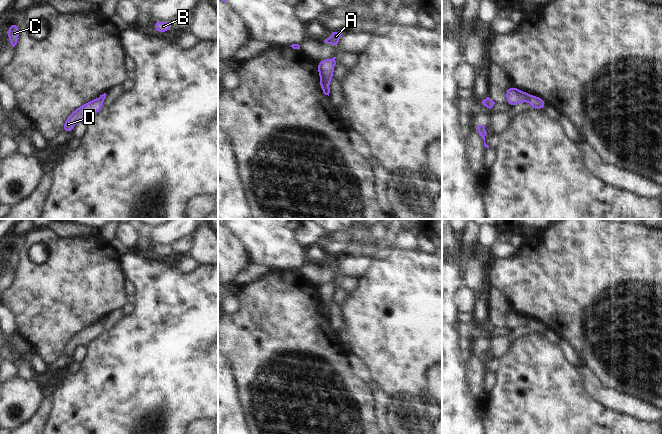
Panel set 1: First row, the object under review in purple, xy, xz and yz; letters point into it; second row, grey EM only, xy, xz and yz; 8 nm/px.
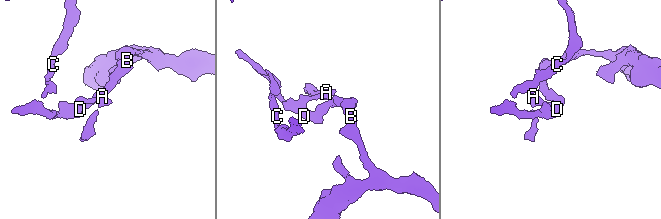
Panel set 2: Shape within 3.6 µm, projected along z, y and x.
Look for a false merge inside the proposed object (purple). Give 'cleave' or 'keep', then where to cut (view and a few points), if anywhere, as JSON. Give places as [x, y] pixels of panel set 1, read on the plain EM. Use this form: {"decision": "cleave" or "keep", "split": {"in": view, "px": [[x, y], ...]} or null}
{"decision": "cleave", "split": {"in": "xz", "px": [[322, 305], [328, 308]]}}

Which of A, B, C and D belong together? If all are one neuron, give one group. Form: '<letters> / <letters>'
A C D / B

